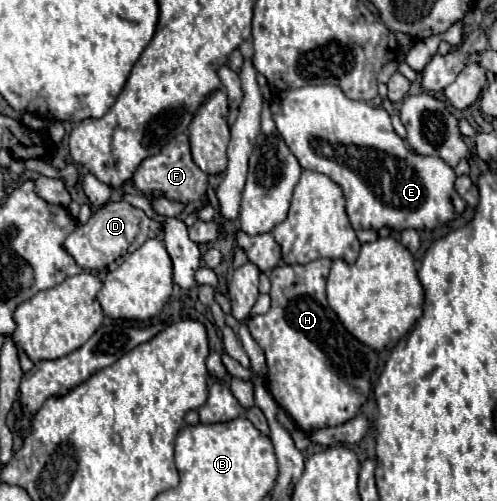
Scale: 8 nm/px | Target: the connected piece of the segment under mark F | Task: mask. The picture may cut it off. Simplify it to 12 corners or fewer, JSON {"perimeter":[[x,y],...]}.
{"perimeter":[[186,134],[146,158],[130,182],[146,196],[194,202],[208,174],[190,156]]}

